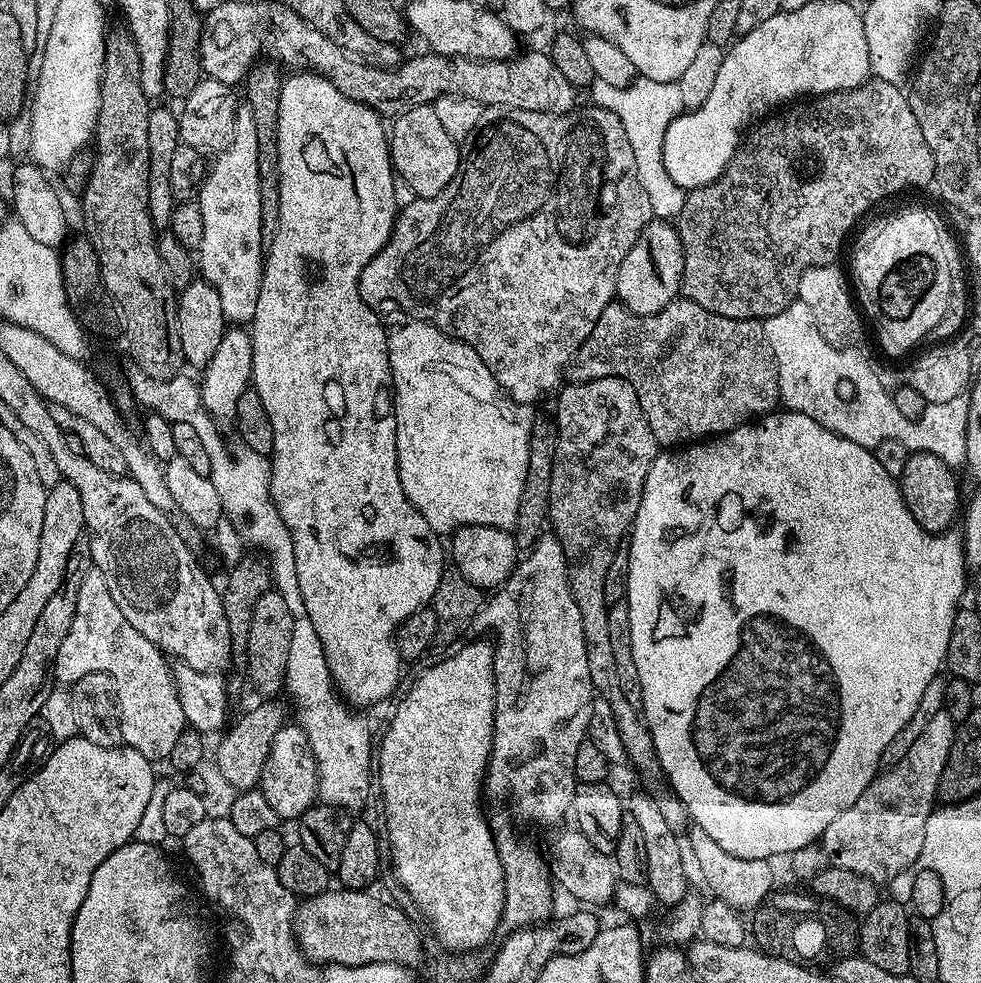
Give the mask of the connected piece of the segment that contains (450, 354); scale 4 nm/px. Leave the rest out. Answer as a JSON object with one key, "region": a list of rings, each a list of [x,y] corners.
{"region":[[[404,322],[400,329],[388,338],[388,361],[392,371],[392,407],[396,413],[396,457],[398,458],[398,474],[402,482],[402,490],[409,502],[416,507],[430,522],[430,526],[438,534],[451,534],[462,526],[494,526],[495,528],[515,529],[518,518],[518,502],[522,498],[522,486],[526,482],[526,466],[530,450],[530,426],[534,415],[533,405],[518,404],[509,400],[507,395],[496,384],[496,380],[486,370],[486,362],[470,350],[470,346],[461,340],[455,340],[432,324],[423,322]]]}

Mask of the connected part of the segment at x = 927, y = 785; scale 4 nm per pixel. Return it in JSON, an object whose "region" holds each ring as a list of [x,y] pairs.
{"region":[[[943,711],[934,714],[934,718],[926,722],[926,730],[918,734],[904,757],[884,770],[888,772],[881,771],[858,802],[842,810],[842,814],[826,826],[822,845],[831,867],[850,870],[877,886],[883,886],[919,861],[926,820],[937,803],[939,778],[955,733],[956,724],[951,718]]]}

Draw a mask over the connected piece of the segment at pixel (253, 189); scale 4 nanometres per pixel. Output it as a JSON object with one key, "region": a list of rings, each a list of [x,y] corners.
{"region":[[[247,106],[237,107],[231,131],[230,146],[219,152],[213,159],[216,161],[211,161],[204,185],[200,188],[198,203],[202,214],[202,242],[198,249],[198,272],[206,283],[214,286],[218,298],[222,298],[225,321],[244,326],[252,321],[258,306],[266,255],[266,241],[262,234],[262,194],[258,190],[258,137],[254,131],[254,117]]]}

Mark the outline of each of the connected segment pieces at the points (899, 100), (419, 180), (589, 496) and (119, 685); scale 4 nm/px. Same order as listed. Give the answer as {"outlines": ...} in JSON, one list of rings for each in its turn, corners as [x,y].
{"outlines":[[[[872,78],[868,83],[857,88],[851,88],[845,92],[828,92],[824,96],[817,96],[807,102],[796,102],[761,119],[741,139],[740,146],[734,158],[730,158],[724,173],[710,186],[691,189],[685,195],[683,204],[679,205],[674,227],[680,235],[684,255],[684,269],[680,283],[683,299],[694,302],[702,310],[734,320],[761,322],[769,320],[774,314],[786,310],[797,299],[800,290],[800,273],[806,271],[807,268],[837,263],[836,255],[839,254],[848,231],[859,222],[863,212],[870,211],[879,200],[884,200],[887,196],[902,191],[903,188],[920,188],[923,184],[931,185],[936,175],[934,158],[930,154],[930,146],[926,146],[926,138],[922,138],[922,129],[918,127],[918,118],[914,118],[914,110],[910,110],[907,95],[900,91],[901,89],[895,84]]],[[[431,104],[414,106],[414,110],[406,110],[395,117],[390,124],[390,135],[388,138],[388,153],[392,155],[392,170],[398,179],[410,186],[410,190],[416,198],[425,200],[434,198],[446,190],[448,183],[454,178],[454,174],[460,169],[460,157],[462,155],[461,145],[450,134],[446,134],[442,127],[442,121],[438,119],[438,110]]],[[[607,376],[581,384],[568,382],[559,389],[555,400],[554,419],[557,429],[548,503],[550,532],[562,546],[564,557],[568,560],[568,585],[570,594],[582,614],[582,634],[586,644],[592,687],[599,695],[600,692],[604,695],[601,696],[603,703],[610,706],[612,715],[616,717],[619,747],[624,747],[624,752],[632,759],[634,767],[655,773],[658,765],[648,725],[644,723],[638,709],[626,702],[618,686],[618,674],[614,670],[614,649],[610,647],[610,605],[606,602],[604,583],[606,570],[610,570],[610,562],[614,562],[618,546],[625,543],[626,537],[632,531],[632,523],[636,520],[638,506],[642,502],[646,474],[650,474],[650,466],[656,461],[658,445],[648,425],[646,414],[638,402],[638,394],[634,394],[634,386],[630,386],[630,382],[622,378]]],[[[93,566],[82,578],[82,586],[78,586],[78,604],[74,606],[74,622],[70,622],[70,632],[58,646],[56,663],[54,665],[55,679],[60,679],[64,686],[78,682],[78,678],[86,678],[86,674],[101,672],[112,679],[116,685],[116,702],[120,705],[120,725],[122,738],[127,747],[138,750],[148,760],[163,761],[174,750],[174,742],[186,731],[182,702],[176,693],[176,681],[173,669],[168,668],[169,661],[154,642],[147,640],[130,622],[126,622],[126,614],[118,610],[118,602],[110,594],[110,586],[106,586],[106,578],[102,570]]]]}

